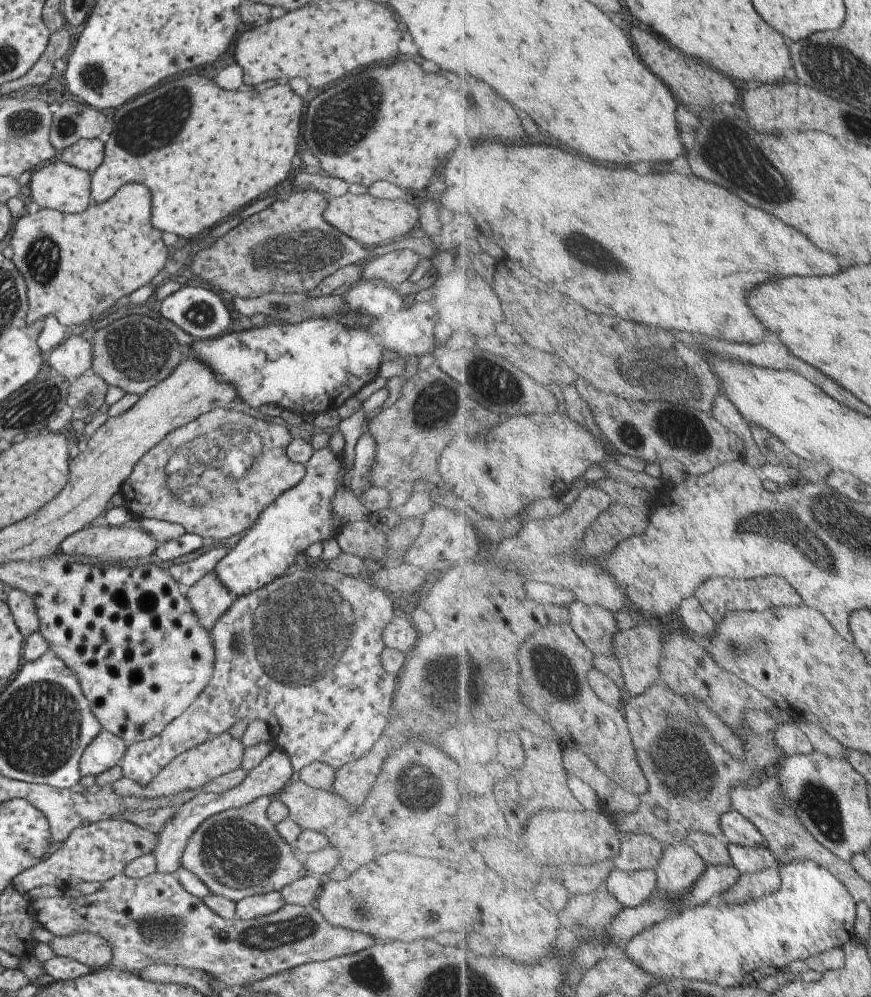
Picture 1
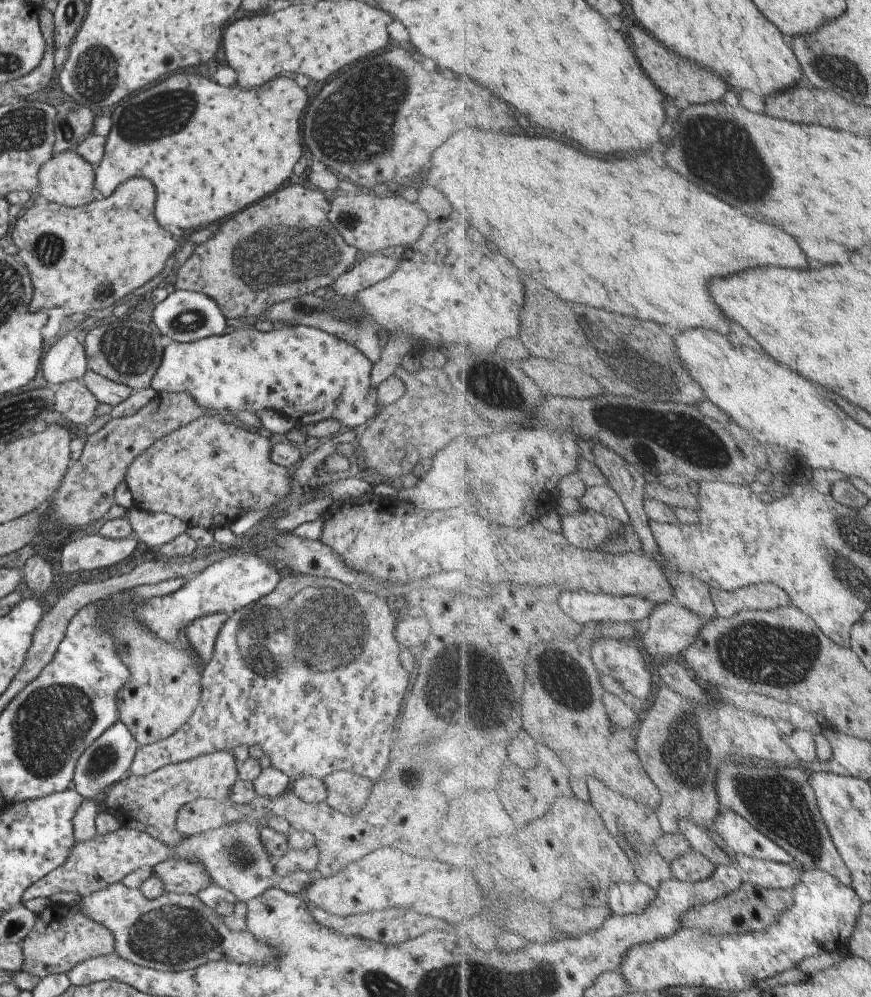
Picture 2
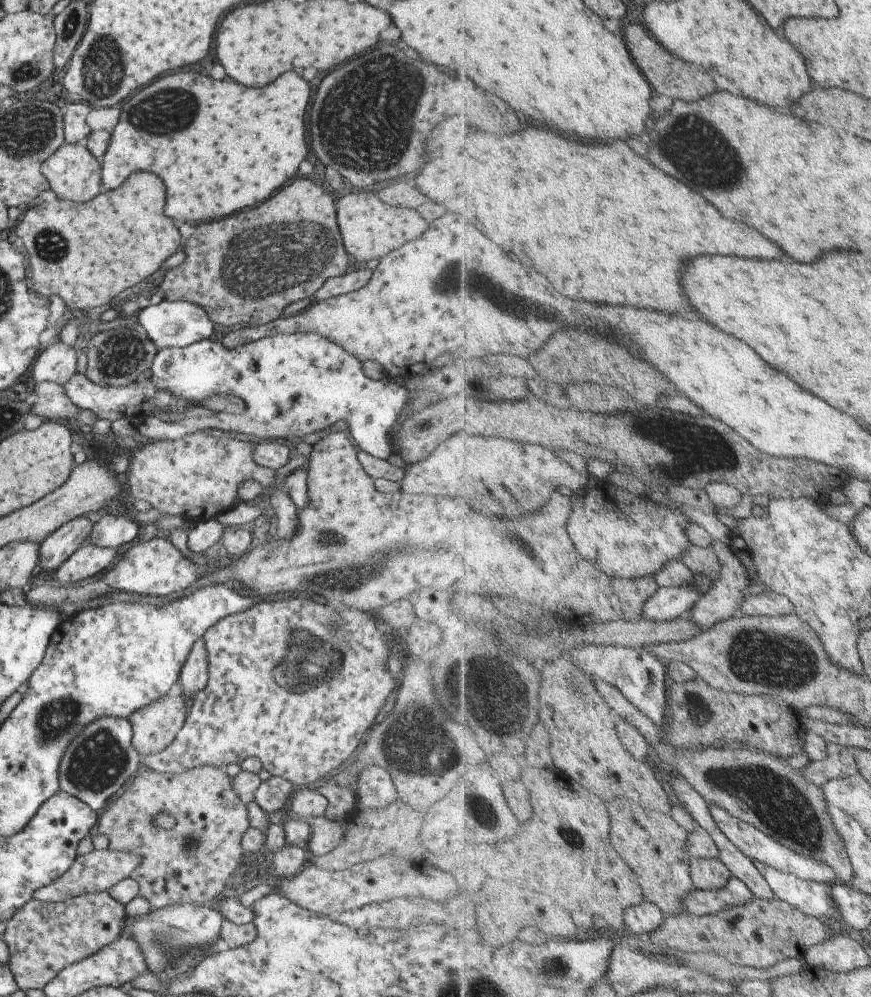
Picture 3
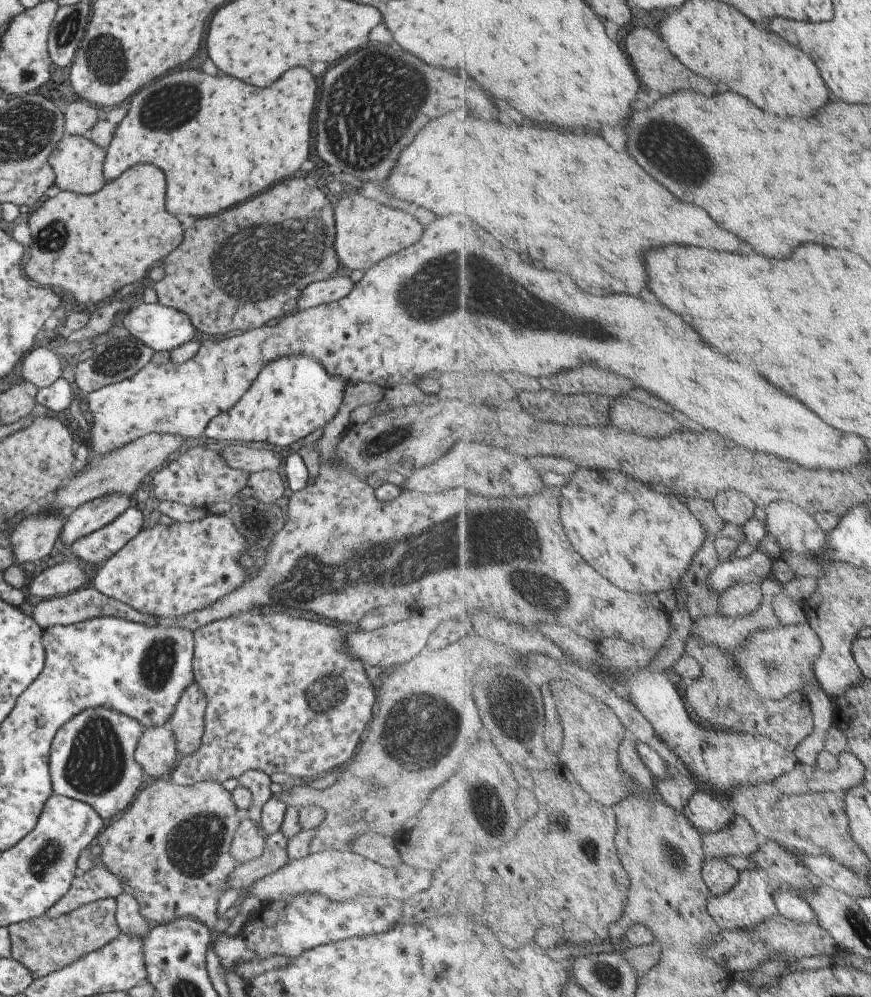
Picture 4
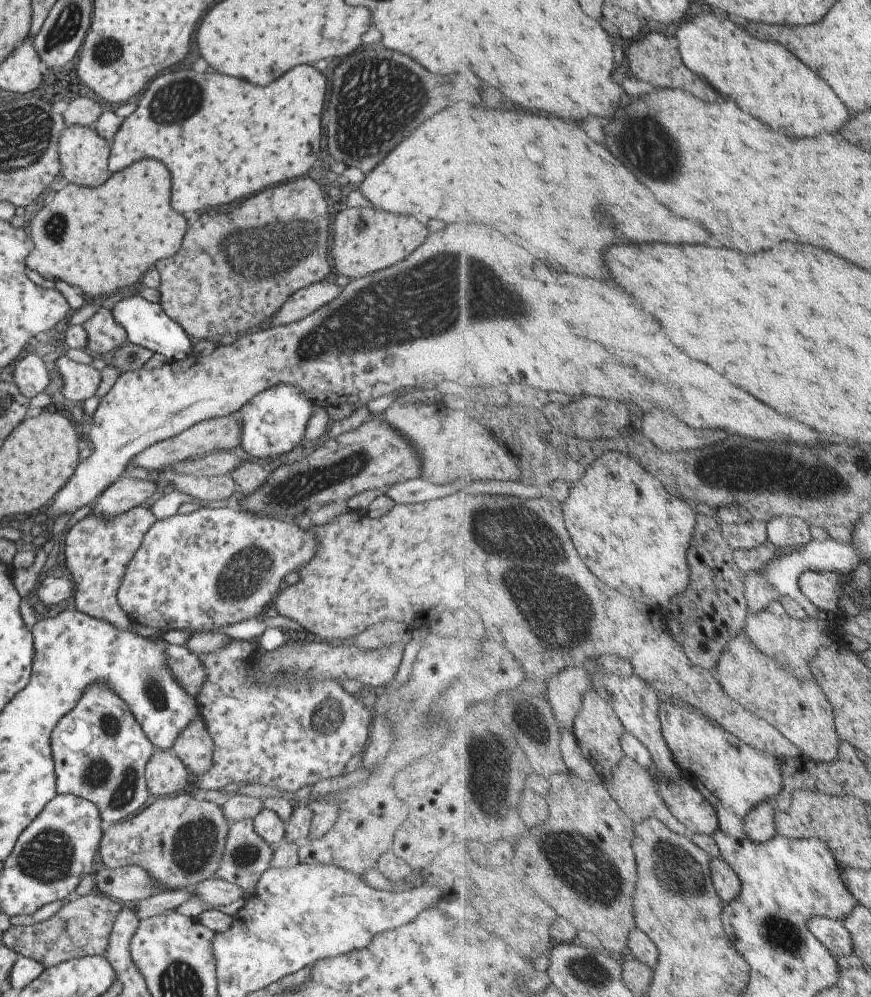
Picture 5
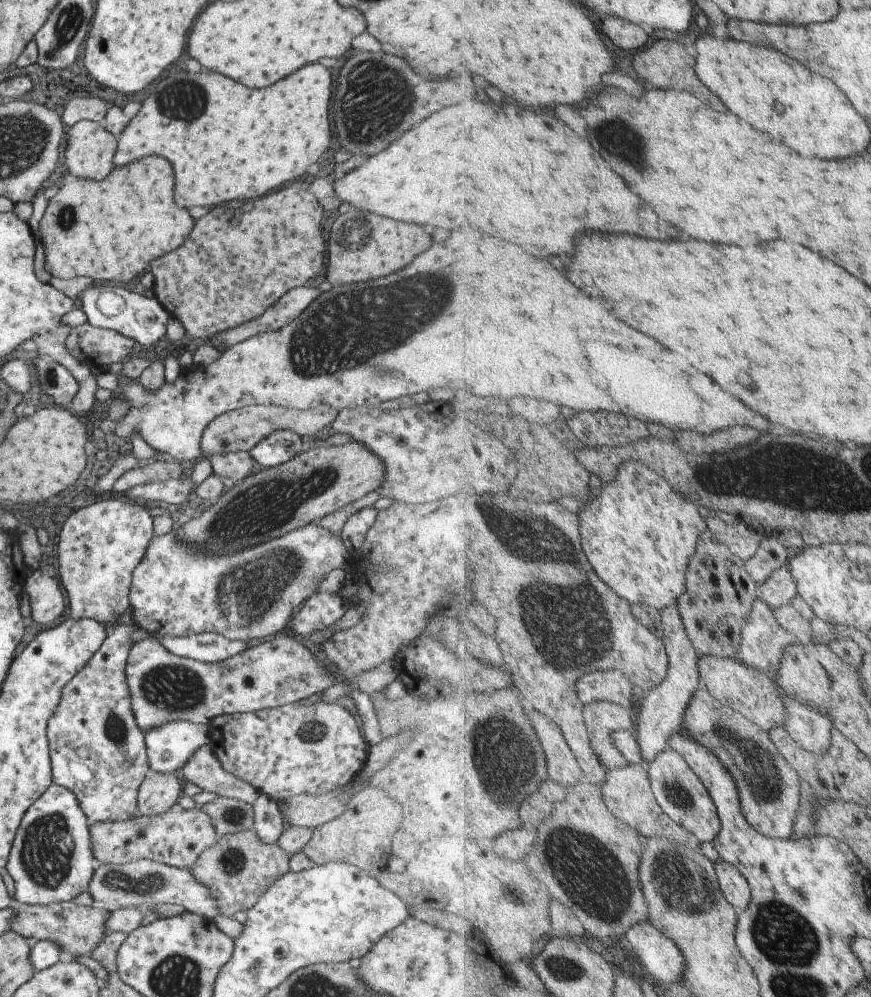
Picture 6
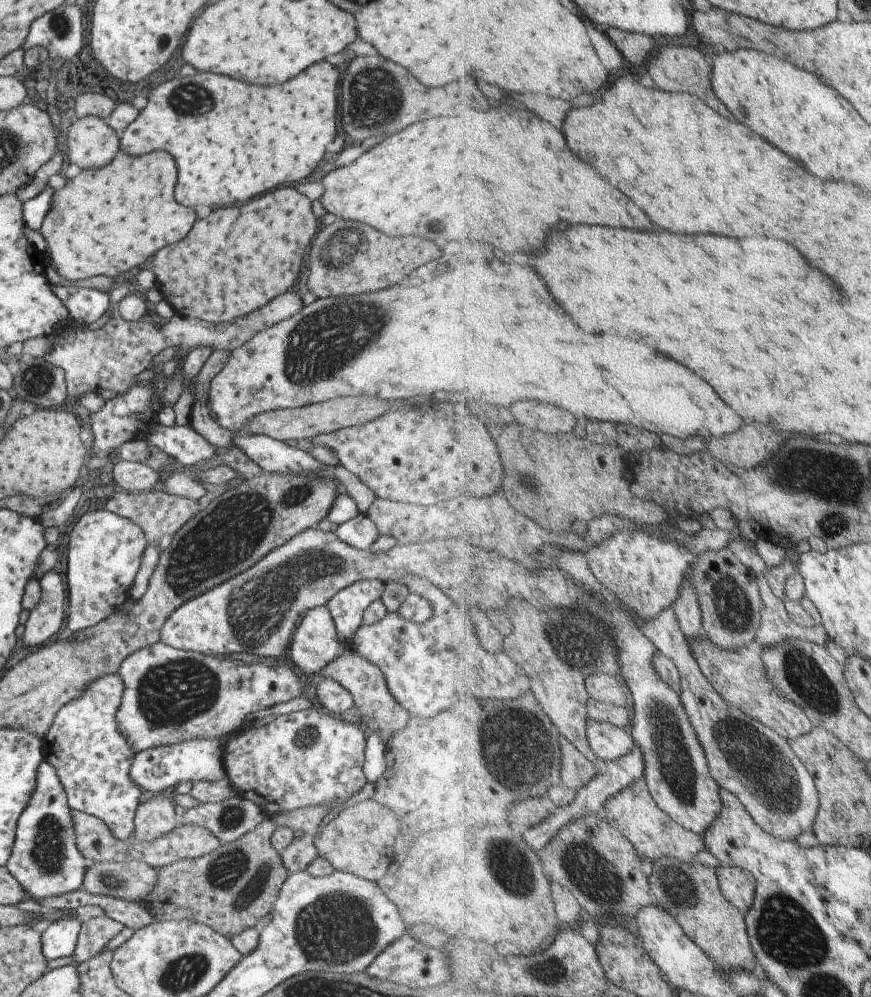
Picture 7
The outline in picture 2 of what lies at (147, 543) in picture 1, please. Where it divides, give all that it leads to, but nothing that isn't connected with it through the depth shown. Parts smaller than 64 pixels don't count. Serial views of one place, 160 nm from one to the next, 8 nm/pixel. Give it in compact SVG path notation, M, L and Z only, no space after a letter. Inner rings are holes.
M99 534L76 535L76 539L61 548L59 566L65 574L109 568L127 560L135 550L136 542L132 535L122 539L108 539Z

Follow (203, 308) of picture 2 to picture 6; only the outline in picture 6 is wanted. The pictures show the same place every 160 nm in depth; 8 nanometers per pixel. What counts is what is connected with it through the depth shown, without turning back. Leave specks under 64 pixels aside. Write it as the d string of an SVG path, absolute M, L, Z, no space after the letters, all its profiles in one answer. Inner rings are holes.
M92 284L78 295L78 300L79 309L85 313L86 322L91 326L117 331L143 348L159 344L165 337L165 324L170 316L154 297L147 298L121 286Z

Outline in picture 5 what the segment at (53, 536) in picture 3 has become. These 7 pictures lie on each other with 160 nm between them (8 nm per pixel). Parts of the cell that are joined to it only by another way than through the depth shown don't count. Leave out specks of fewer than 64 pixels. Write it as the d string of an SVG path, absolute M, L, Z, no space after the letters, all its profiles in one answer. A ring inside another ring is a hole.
M124 473L96 496L90 513L106 519L137 505L144 505L144 501L146 505L147 498L151 498L159 486L159 482L154 481L154 475L137 479Z

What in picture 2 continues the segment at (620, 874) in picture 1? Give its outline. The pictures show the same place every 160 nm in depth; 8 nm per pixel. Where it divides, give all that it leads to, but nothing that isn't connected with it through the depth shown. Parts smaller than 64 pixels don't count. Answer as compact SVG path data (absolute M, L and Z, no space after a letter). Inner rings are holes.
M621 882L611 884L609 902L612 913L629 915L643 912L655 898L658 890L645 882Z

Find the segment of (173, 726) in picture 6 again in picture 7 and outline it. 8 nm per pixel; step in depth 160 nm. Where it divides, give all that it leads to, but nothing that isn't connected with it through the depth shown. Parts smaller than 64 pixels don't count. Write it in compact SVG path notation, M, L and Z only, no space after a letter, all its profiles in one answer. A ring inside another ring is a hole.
M217 738L191 739L176 745L155 747L133 755L129 770L131 782L141 791L171 792L178 783L207 781L214 783L226 776L222 765L222 750Z

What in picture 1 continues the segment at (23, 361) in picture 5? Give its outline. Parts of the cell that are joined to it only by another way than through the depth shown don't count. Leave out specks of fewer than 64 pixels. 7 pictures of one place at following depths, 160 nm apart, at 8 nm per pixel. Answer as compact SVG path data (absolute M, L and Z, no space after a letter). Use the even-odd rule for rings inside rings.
M69 336L63 344L44 357L51 370L65 376L69 382L92 368L91 344L81 336Z

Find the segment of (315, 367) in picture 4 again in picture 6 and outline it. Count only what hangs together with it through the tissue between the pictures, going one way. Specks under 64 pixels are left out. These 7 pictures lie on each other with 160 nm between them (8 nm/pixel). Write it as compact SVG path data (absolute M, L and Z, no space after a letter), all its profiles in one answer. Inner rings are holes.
M275 431L250 448L250 457L265 466L276 467L299 454L303 439L291 431Z

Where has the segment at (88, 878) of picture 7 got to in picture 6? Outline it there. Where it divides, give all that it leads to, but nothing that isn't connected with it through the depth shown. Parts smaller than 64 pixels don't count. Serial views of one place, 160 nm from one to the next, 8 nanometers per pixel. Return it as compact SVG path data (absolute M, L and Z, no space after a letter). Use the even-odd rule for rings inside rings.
M139 859L124 865L103 863L92 872L88 888L93 902L107 906L110 909L150 908L160 903L182 906L187 912L206 919L217 916L214 897L199 884L185 869L178 869L160 862Z

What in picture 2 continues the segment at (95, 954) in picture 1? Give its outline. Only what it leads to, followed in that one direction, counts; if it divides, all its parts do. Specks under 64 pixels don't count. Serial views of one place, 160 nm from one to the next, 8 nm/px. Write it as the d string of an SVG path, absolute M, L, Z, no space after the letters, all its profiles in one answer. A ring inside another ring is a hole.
M75 900L64 905L52 905L49 912L41 911L35 915L29 932L16 942L22 954L19 972L27 973L39 980L47 975L66 973L76 963L114 952L114 935L99 921L93 920L80 911L80 902Z

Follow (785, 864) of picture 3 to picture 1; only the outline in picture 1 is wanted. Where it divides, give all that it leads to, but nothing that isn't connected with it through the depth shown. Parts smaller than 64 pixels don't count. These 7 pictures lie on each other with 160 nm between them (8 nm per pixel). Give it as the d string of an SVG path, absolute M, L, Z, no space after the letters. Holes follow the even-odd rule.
M733 809L722 816L723 839L744 847L767 846L762 832L741 812Z

